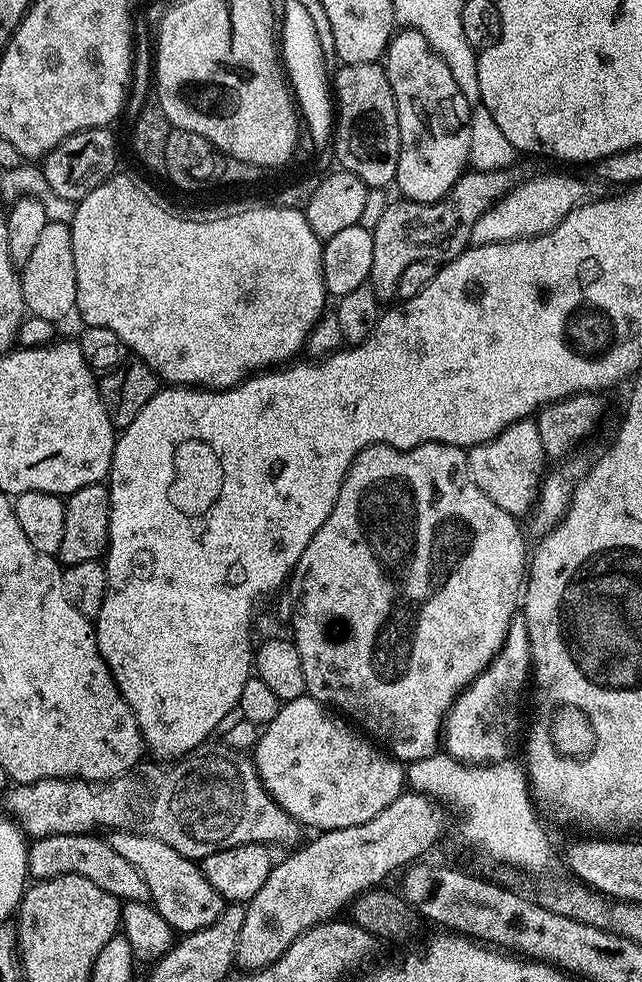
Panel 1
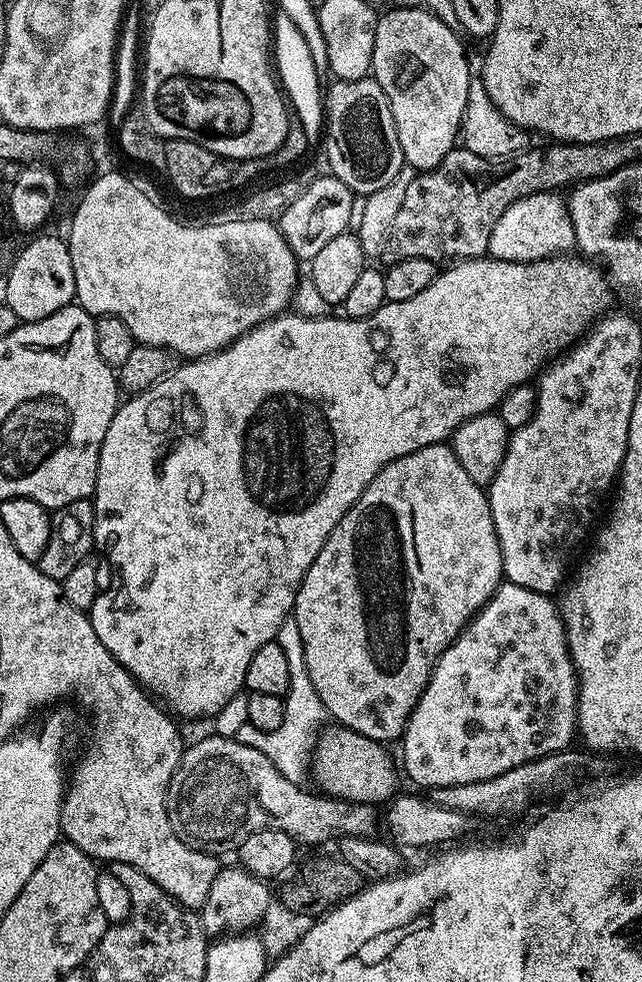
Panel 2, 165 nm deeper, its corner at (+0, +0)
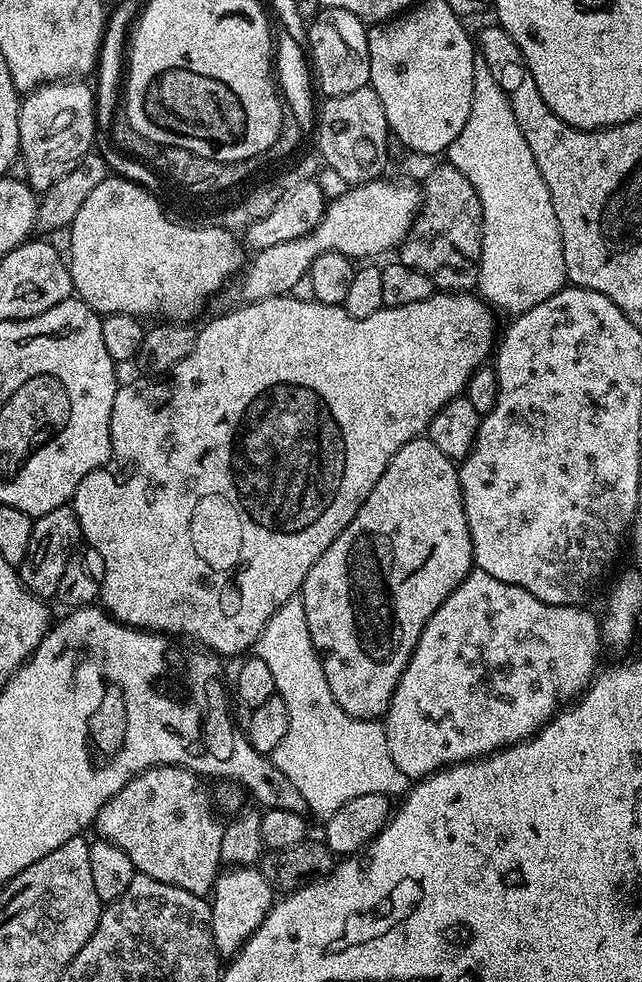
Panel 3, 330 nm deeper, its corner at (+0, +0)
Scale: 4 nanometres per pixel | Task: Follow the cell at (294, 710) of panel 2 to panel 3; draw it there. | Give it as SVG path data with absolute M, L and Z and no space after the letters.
M299 598L287 600L286 603L272 615L270 622L266 622L262 634L256 639L254 654L258 658L262 658L262 662L266 662L266 666L270 666L270 670L277 674L283 674L283 672L312 672L312 704L307 704L304 700L294 700L294 698L288 700L290 730L286 730L286 738L282 738L282 742L278 742L276 749L270 753L270 758L274 762L274 766L278 766L278 770L282 770L282 774L286 774L286 778L290 778L290 782L294 782L294 787L298 789L298 794L302 794L302 798L306 798L306 806L311 815L320 816L319 818L332 816L334 810L339 810L341 806L346 806L346 802L350 802L353 798L359 798L361 794L383 794L383 796L389 798L400 798L407 793L410 787L410 778L406 774L402 774L402 770L398 770L398 766L394 766L394 758L390 758L388 739L384 733L383 723L381 723L379 719L359 720L358 718L354 718L350 714L346 714L346 710L342 710L342 706L338 706L338 702L334 702L334 694L330 694L330 685L326 682L326 674L322 674L320 655L316 653L312 645L310 626L306 626L306 610L304 609L303 600Z

